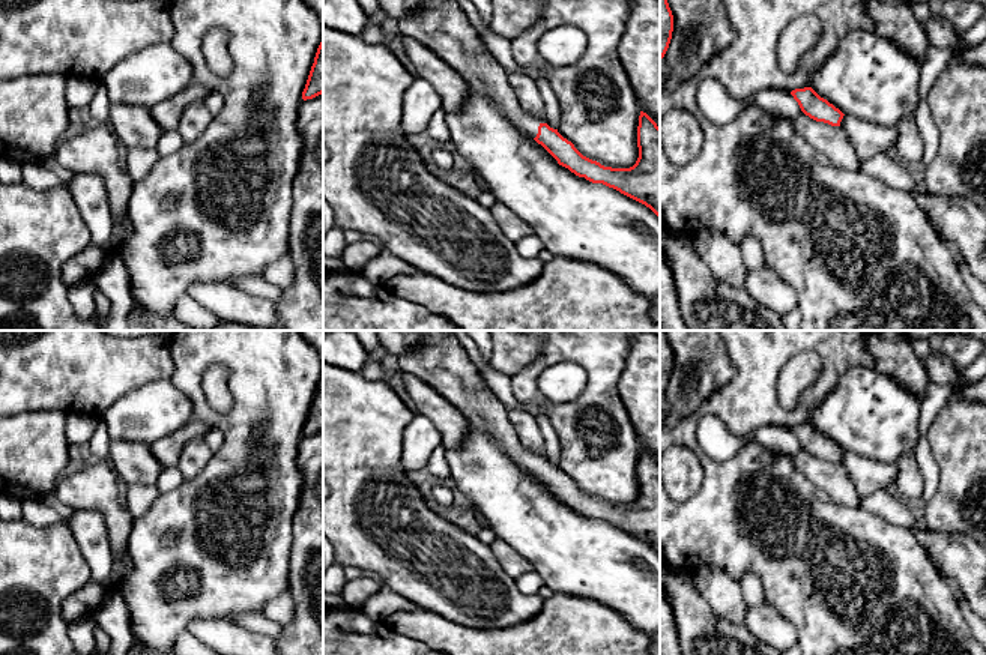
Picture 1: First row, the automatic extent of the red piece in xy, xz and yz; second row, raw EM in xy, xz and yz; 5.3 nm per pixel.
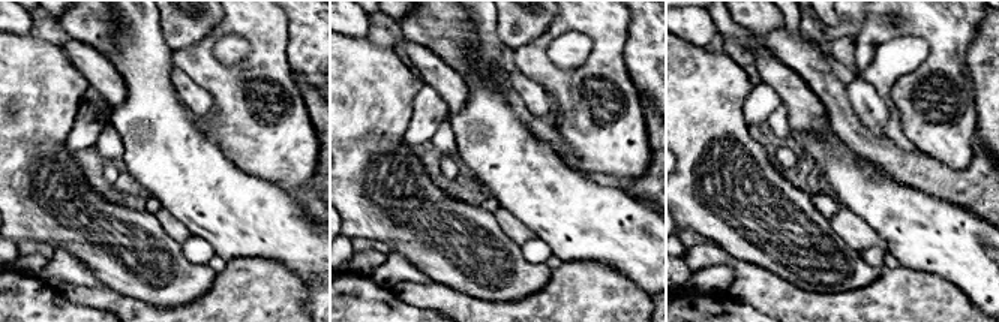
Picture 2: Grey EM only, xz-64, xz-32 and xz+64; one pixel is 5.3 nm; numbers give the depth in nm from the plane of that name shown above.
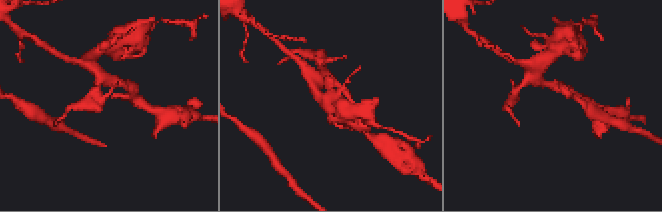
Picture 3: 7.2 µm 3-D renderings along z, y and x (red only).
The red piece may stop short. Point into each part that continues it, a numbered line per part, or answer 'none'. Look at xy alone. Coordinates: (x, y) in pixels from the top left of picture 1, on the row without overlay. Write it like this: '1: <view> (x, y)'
none

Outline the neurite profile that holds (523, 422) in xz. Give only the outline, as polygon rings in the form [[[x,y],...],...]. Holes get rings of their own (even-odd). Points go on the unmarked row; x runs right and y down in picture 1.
[[[507,407],[507,418],[525,449],[543,452],[544,439],[532,413],[522,409]]]

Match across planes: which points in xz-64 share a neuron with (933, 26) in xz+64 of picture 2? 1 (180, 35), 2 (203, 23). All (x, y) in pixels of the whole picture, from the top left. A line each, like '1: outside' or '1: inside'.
1: outside
2: outside

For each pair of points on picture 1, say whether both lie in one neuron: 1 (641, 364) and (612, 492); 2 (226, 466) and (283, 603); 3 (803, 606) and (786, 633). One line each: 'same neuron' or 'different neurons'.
1: different neurons
2: different neurons
3: different neurons

